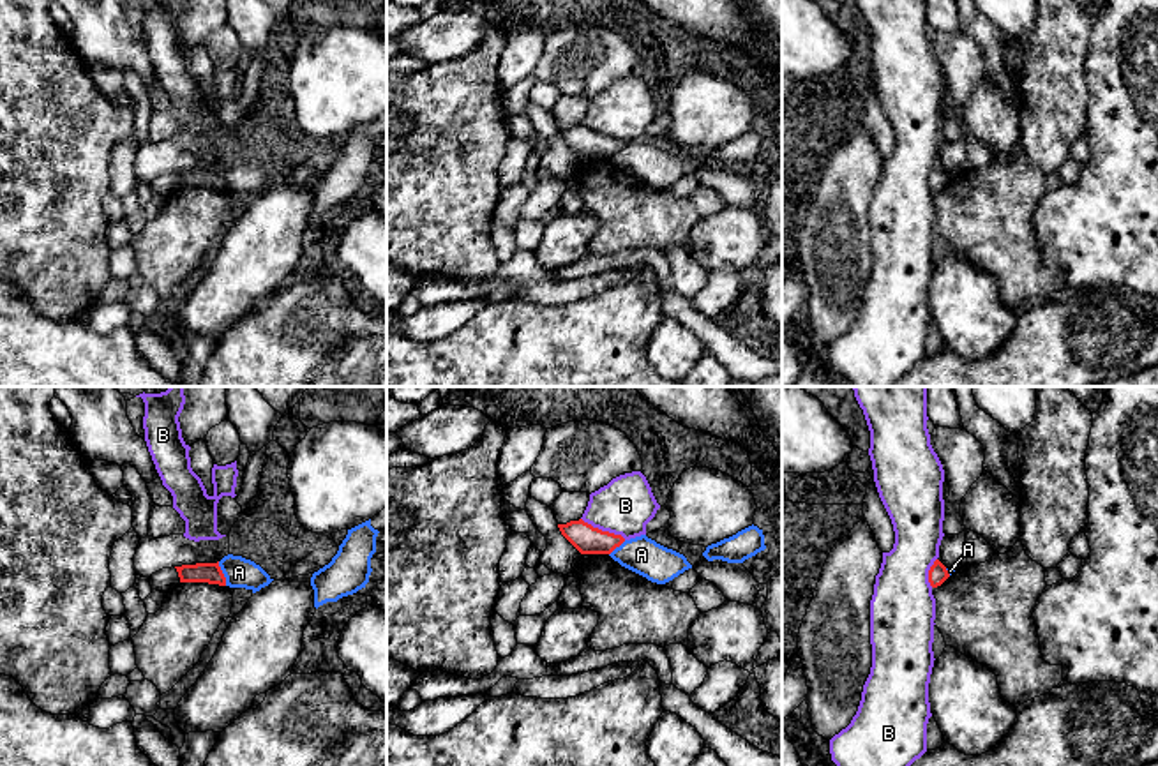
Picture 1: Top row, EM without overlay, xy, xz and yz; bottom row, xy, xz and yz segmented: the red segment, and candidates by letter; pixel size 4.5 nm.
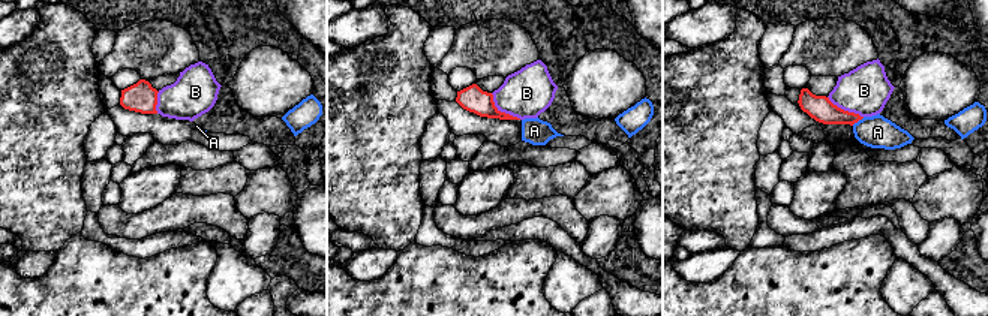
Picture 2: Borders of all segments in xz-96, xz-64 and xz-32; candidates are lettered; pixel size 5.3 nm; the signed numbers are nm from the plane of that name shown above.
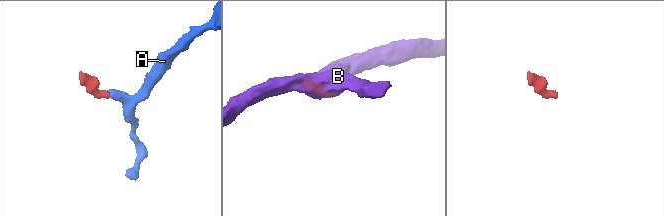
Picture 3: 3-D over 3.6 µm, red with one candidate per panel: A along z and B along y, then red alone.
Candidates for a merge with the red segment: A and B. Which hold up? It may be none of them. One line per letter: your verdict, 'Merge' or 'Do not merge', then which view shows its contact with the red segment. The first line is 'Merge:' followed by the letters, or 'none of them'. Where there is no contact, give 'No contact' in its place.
Merge: none of them
A: Do not merge. Touches red in xy
B: Do not merge. Touches red in xz

